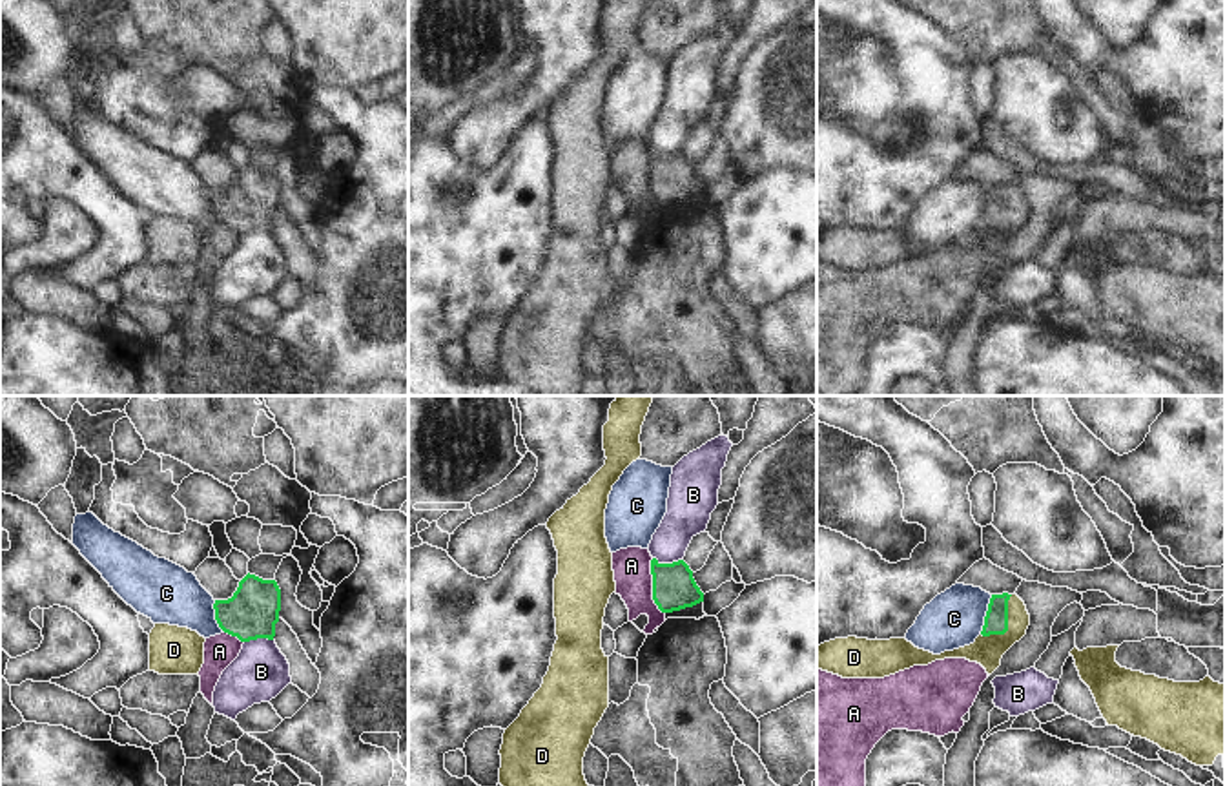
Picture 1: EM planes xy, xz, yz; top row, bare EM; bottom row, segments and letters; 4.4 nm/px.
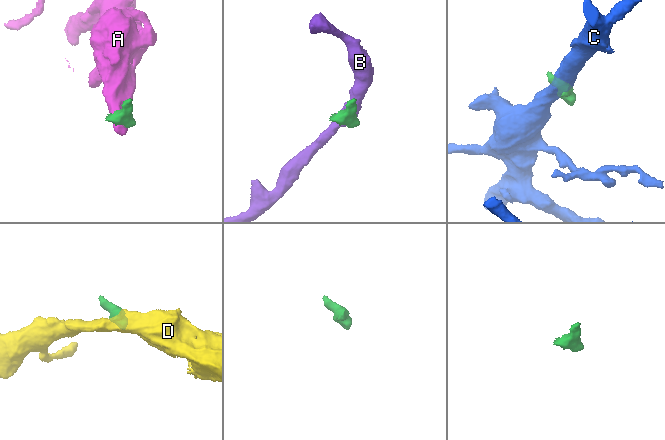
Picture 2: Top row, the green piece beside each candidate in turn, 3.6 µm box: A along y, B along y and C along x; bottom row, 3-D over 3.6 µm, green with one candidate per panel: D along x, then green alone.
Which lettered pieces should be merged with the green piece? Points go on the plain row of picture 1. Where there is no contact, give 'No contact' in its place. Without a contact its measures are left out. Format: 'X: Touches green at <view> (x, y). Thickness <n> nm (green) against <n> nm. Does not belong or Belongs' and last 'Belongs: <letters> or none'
A: Touches green at xz (653, 177). Thickness 190 nm (green) against 170 nm. Does not belong
B: Touches green at xz (668, 155). Thickness 190 nm (green) against 190 nm. Does not belong
C: Touches green at yz (987, 206). Thickness 110 nm (green) against 260 nm. Does not belong
D: Touches green at yz (1007, 216). Thickness 110 nm (green) against 130 nm. Belongs
Belongs: D

